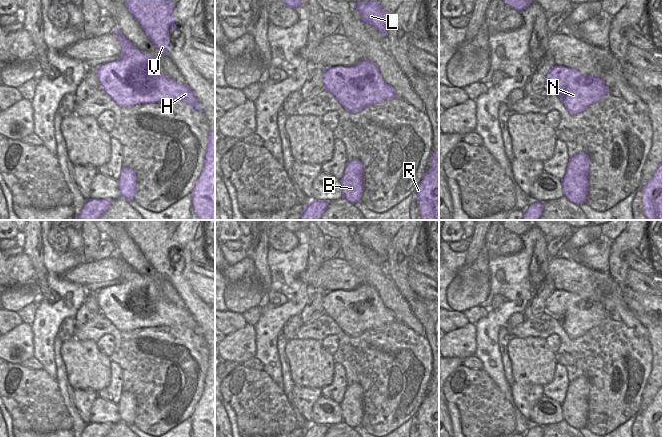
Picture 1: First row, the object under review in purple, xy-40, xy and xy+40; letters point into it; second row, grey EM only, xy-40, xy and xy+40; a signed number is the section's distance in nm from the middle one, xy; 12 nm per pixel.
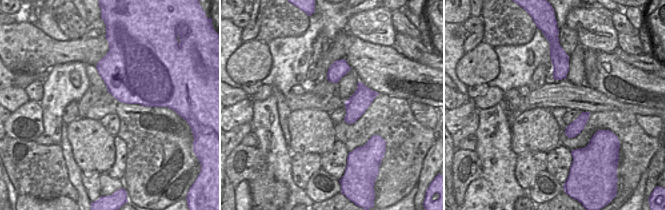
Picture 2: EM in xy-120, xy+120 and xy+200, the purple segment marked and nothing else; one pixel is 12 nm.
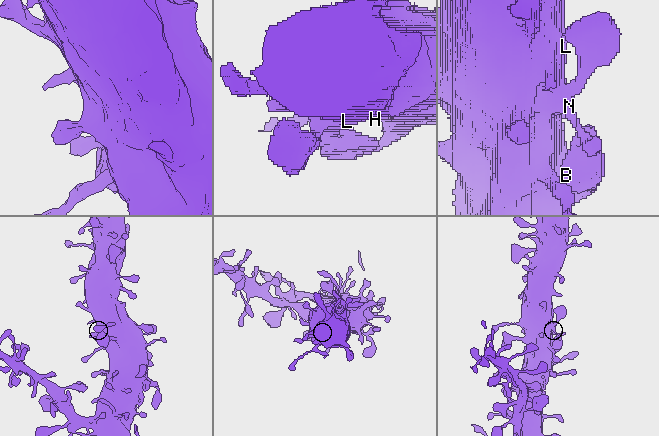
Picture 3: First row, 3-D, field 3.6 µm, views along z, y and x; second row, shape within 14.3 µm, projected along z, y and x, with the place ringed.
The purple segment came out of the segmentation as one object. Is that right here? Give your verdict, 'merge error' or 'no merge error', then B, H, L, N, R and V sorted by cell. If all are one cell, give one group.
no merge error; B H L N R V

